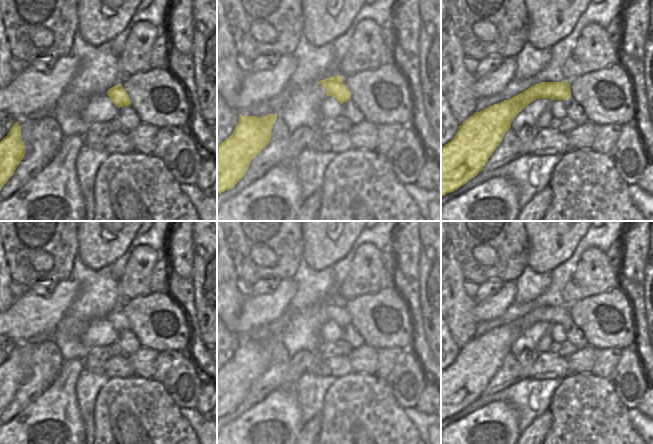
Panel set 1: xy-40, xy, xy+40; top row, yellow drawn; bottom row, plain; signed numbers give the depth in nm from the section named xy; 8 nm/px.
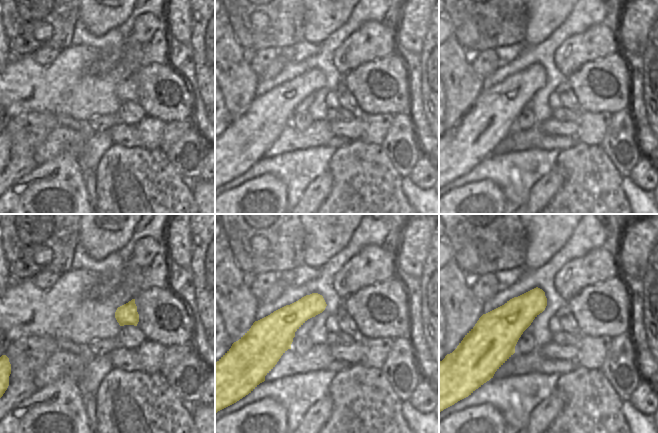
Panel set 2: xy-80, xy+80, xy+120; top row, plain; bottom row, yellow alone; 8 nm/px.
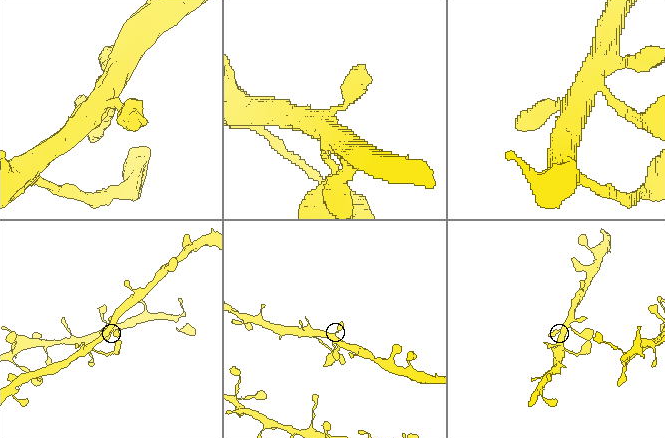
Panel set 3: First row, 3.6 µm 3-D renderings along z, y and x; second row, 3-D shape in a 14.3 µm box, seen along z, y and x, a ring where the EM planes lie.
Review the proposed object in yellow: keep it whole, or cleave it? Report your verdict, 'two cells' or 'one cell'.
one cell

